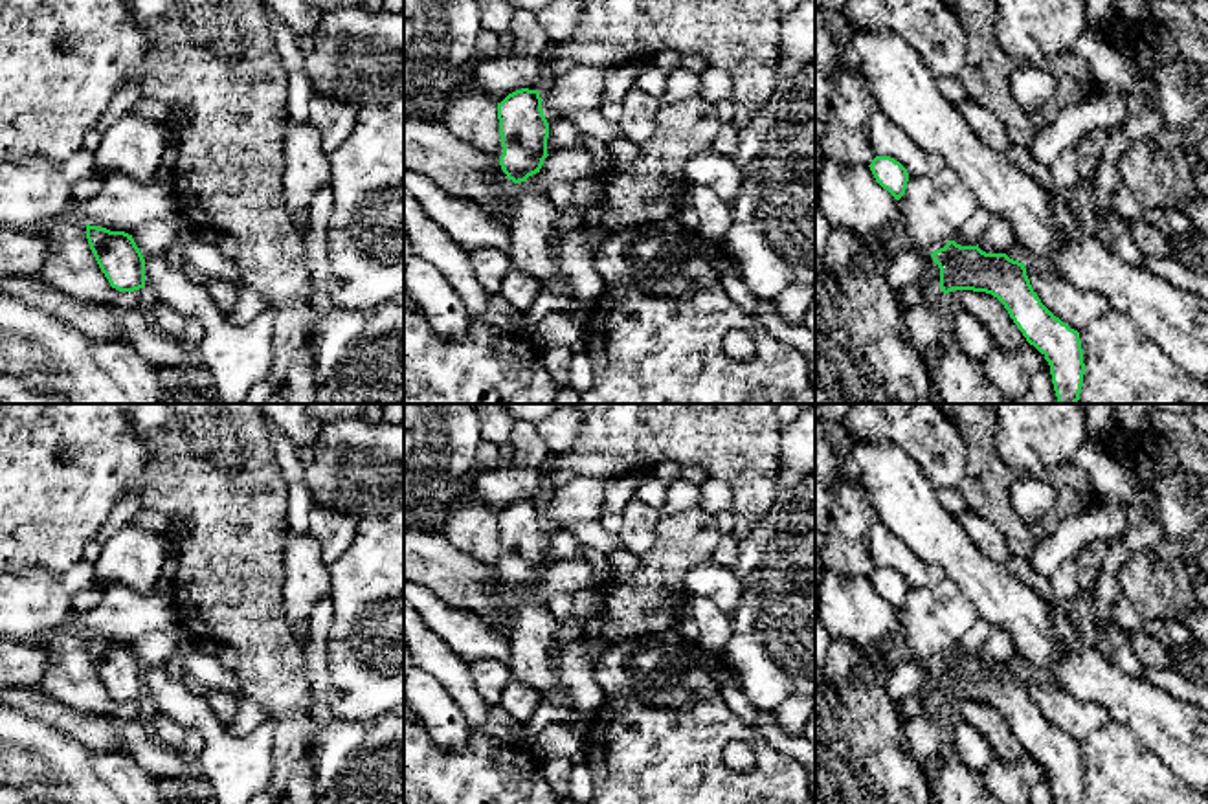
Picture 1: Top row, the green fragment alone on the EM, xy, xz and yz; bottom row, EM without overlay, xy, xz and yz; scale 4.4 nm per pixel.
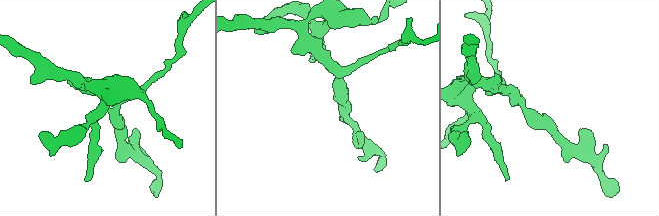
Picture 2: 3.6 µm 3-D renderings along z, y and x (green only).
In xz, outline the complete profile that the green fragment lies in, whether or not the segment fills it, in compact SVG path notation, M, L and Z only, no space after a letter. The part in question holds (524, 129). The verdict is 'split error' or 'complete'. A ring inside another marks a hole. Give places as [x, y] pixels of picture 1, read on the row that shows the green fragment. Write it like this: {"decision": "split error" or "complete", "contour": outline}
{"decision": "complete", "contour": "M521 88L498 103L503 154L499 165L514 184L540 173L547 154L549 123L538 90Z"}

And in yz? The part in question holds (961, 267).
{"decision": "complete", "contour": "M949 240L931 253L940 268L940 288L986 292L997 297L1010 318L1048 362L1059 404L1078 404L1085 363L1079 332L1056 318L1034 292L1024 262L1006 253L986 253L977 246Z"}

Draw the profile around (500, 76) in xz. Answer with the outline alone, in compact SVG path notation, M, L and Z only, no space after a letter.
M498 55L477 59L472 66L475 86L501 103L509 94L529 88L542 90L547 81L543 55Z

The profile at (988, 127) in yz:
M973 99L956 105L973 132L995 152L1004 154L1012 143L1004 132L1002 121Z

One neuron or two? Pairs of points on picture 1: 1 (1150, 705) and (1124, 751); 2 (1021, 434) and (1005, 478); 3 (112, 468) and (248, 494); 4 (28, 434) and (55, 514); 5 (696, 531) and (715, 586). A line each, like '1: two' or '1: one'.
1: two
2: two
3: two
4: one
5: two

